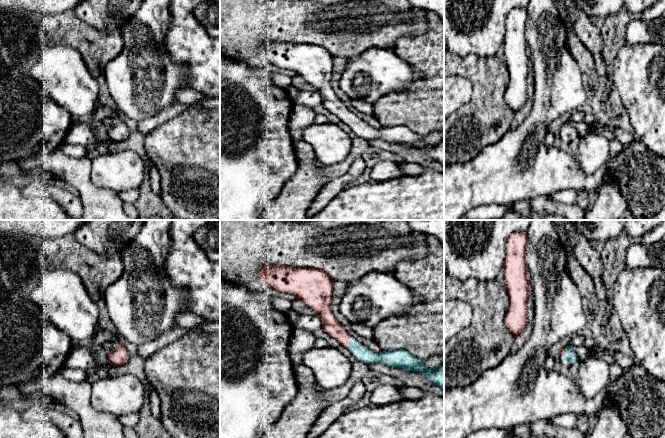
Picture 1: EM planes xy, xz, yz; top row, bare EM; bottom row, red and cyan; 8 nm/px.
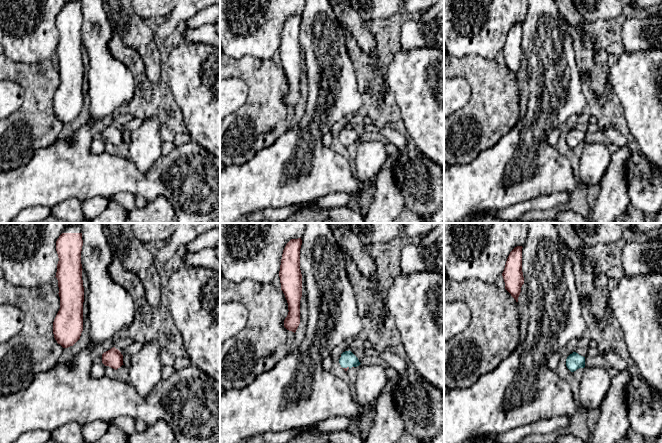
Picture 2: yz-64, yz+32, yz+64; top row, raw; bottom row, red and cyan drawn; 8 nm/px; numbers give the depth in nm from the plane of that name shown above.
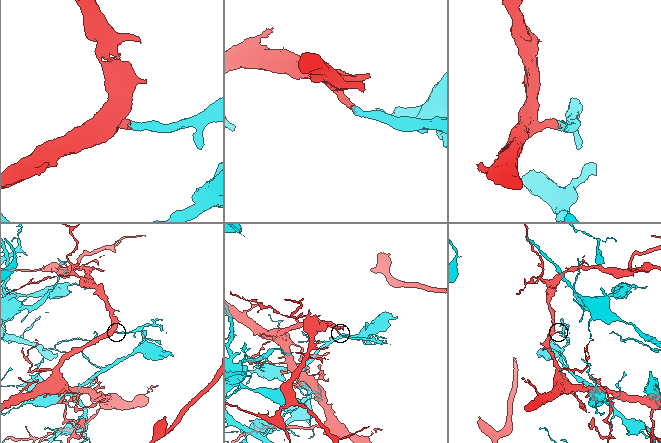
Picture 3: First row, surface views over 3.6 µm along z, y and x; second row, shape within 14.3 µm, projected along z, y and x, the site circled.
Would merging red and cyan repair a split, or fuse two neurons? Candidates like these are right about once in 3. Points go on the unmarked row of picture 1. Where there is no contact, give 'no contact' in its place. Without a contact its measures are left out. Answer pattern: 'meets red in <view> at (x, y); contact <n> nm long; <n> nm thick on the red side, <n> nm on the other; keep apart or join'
meets red in xz at (348, 118); contact 100 nm long; 140 nm thick on the red side, 120 nm on the other; keep apart

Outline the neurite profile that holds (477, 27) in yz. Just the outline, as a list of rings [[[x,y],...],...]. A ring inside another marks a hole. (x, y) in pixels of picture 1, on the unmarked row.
[[[444,0],[444,37],[447,50],[460,57],[470,54],[478,57],[494,57],[503,47],[505,24],[509,12],[517,7],[527,8],[530,0]]]

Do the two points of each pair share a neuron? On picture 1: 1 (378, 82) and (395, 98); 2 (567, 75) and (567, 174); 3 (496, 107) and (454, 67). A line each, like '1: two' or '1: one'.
1: two
2: one
3: one

